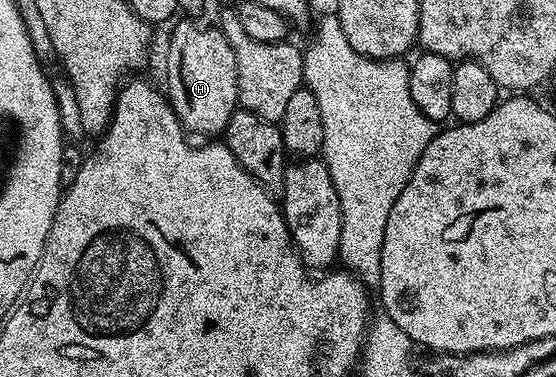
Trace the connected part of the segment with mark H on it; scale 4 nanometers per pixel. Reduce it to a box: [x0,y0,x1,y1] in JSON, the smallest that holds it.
[165,18,239,138]

